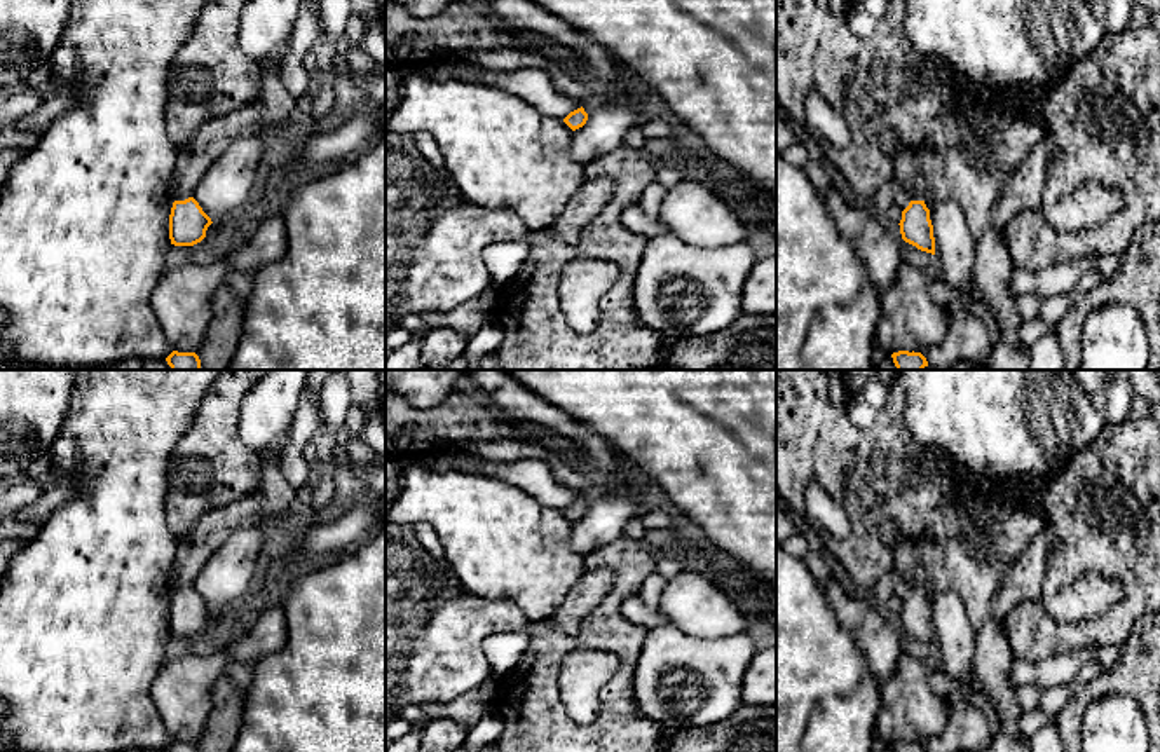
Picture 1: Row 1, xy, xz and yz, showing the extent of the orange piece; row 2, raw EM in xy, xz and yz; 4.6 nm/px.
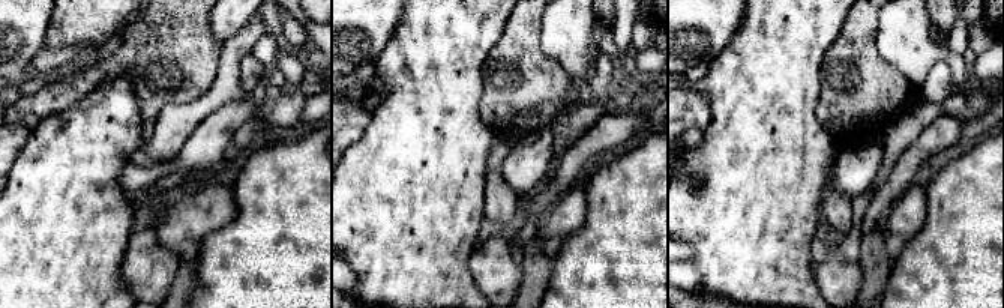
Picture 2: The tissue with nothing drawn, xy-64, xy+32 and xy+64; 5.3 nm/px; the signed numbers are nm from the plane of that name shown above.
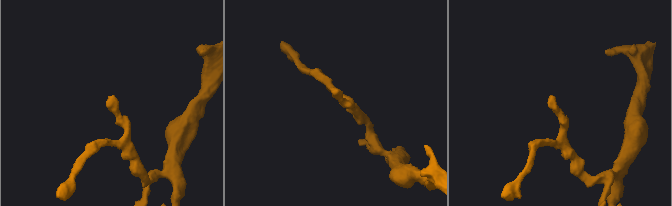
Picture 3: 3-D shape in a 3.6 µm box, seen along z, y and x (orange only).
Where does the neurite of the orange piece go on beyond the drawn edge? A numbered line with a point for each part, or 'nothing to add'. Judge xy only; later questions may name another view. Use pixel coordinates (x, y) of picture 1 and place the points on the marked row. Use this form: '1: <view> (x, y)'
1: xy (274, 105)

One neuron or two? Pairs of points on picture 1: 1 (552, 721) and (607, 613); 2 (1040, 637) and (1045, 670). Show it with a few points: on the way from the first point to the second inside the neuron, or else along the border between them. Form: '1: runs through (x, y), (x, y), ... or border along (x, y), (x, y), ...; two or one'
1: runs through (546, 691), (546, 663), (567, 642), (578, 639); one
2: border along (1084, 648), (1073, 648), (1037, 662), (1014, 658); two

